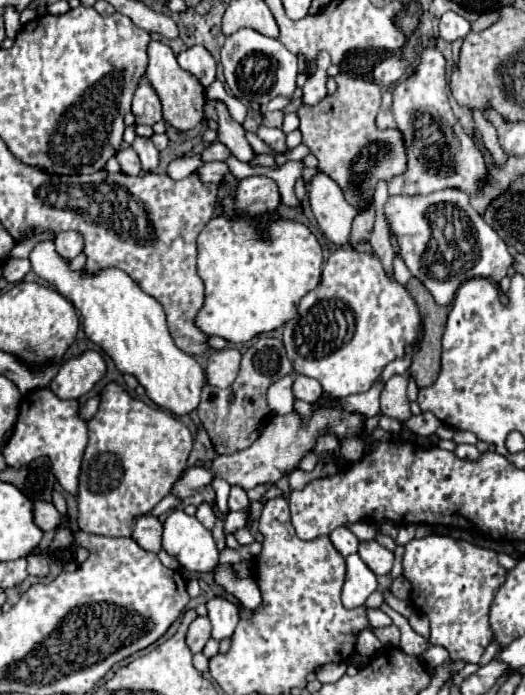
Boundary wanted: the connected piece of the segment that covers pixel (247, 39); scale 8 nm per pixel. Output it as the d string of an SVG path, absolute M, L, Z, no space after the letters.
M240 29L234 35L226 37L226 43L220 51L224 77L234 93L244 103L264 105L274 97L292 97L296 89L298 75L298 57L290 53L278 39L266 37L254 29Z

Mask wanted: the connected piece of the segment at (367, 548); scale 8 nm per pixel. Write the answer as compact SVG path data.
M376 541L360 543L358 555L362 557L362 561L364 561L376 575L386 575L386 573L392 571L392 563L394 563L392 551L388 551L386 547L378 545Z

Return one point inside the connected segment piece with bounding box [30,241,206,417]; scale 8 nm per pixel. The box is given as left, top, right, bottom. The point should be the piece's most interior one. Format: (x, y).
(129, 325)

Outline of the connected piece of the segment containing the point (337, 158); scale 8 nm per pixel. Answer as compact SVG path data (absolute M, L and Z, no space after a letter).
M346 73L336 75L338 89L326 95L318 105L300 105L296 115L300 119L302 143L318 159L318 169L330 175L350 205L364 211L372 199L378 181L390 181L396 175L406 173L408 157L404 137L398 129L378 129L376 113L382 101L380 85Z

